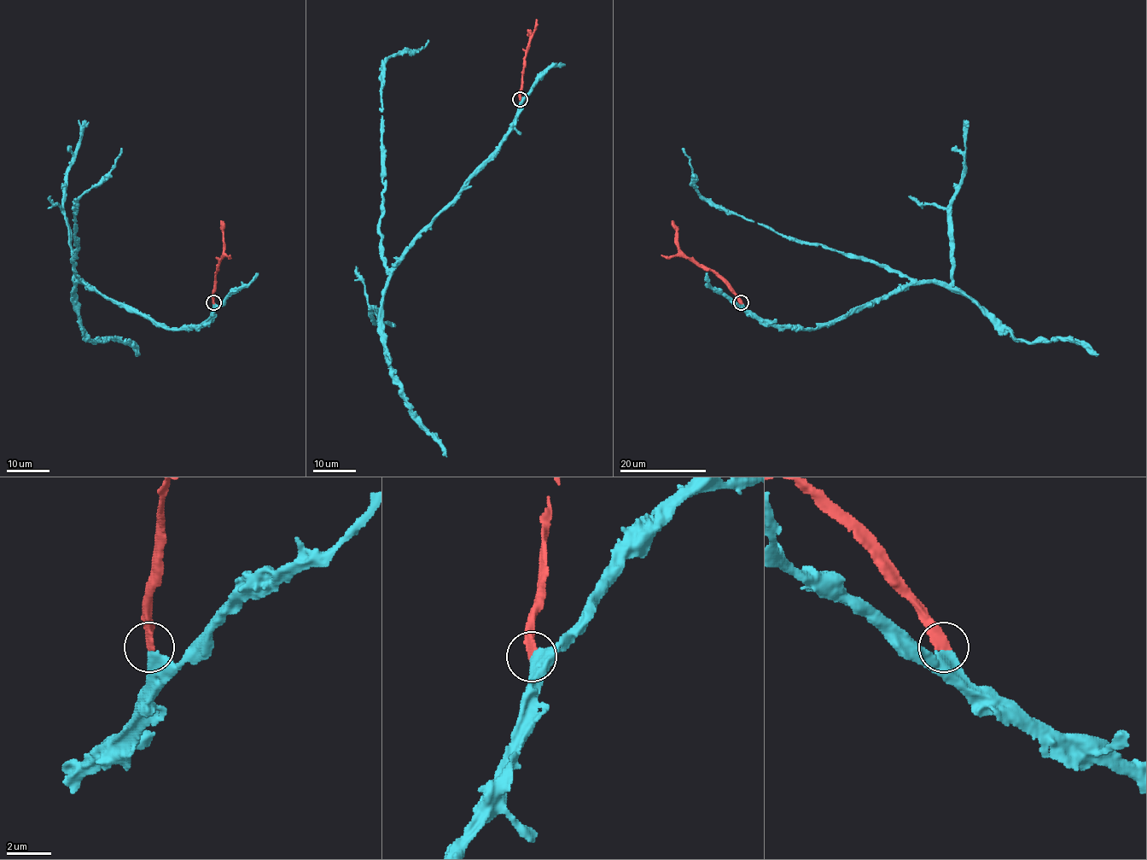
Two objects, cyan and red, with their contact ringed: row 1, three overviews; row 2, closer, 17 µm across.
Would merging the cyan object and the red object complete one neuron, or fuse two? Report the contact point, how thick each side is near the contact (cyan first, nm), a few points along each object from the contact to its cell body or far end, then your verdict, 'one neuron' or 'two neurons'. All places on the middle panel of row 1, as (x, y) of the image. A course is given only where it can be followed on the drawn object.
place (520, 99); calibres 480 and 400 nm; course cyan (520, 99), (513, 128), (497, 152), (387, 269), (379, 231), (385, 189), (381, 68), (389, 58), (428, 40); course red (520, 99), (530, 38), (527, 30); one neuron

